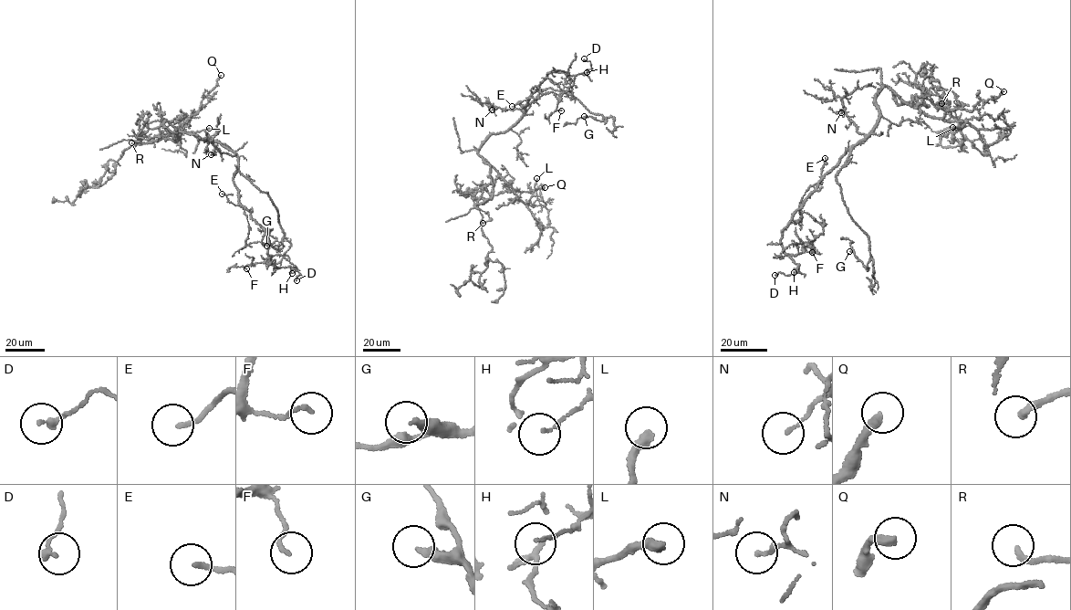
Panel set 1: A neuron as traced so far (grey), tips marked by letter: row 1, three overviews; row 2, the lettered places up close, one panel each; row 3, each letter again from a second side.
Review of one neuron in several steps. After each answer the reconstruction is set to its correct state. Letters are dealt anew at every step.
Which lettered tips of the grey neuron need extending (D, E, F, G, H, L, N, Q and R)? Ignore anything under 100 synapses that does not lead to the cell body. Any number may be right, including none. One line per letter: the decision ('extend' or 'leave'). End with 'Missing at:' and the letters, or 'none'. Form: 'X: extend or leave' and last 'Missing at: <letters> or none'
D: leave
E: leave
F: leave
G: leave
H: leave
L: leave
N: leave
Q: leave
R: leave
Missing at: none

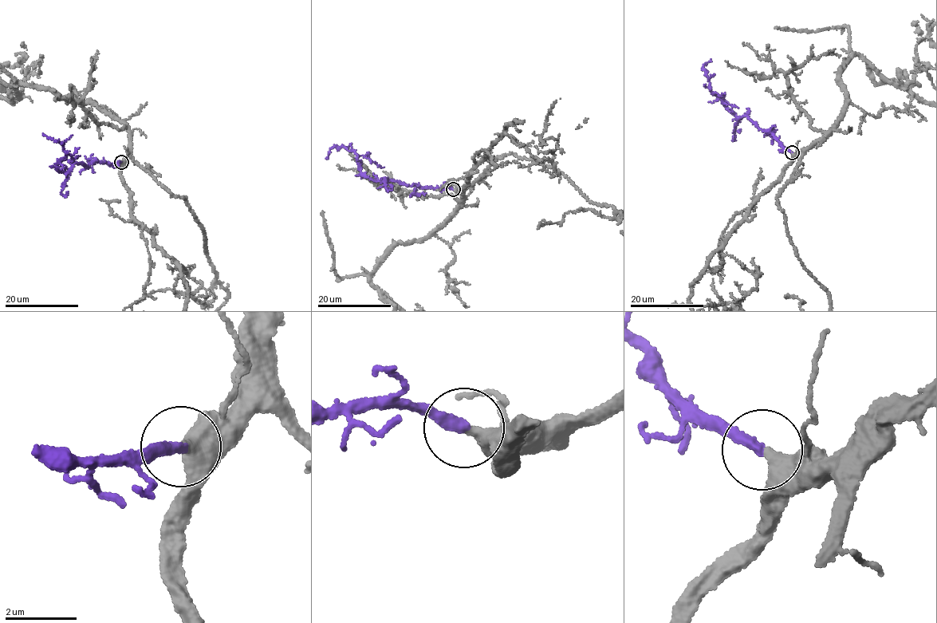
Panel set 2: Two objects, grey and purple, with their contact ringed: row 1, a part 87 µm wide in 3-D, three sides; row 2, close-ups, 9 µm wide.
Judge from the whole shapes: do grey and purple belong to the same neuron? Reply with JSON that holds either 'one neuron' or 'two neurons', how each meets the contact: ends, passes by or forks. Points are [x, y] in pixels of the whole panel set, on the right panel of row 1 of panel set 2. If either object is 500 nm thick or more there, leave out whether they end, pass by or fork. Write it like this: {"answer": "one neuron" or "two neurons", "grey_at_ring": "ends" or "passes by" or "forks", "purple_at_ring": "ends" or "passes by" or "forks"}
{"answer": "one neuron", "grey_at_ring": "ends", "purple_at_ring": "ends"}

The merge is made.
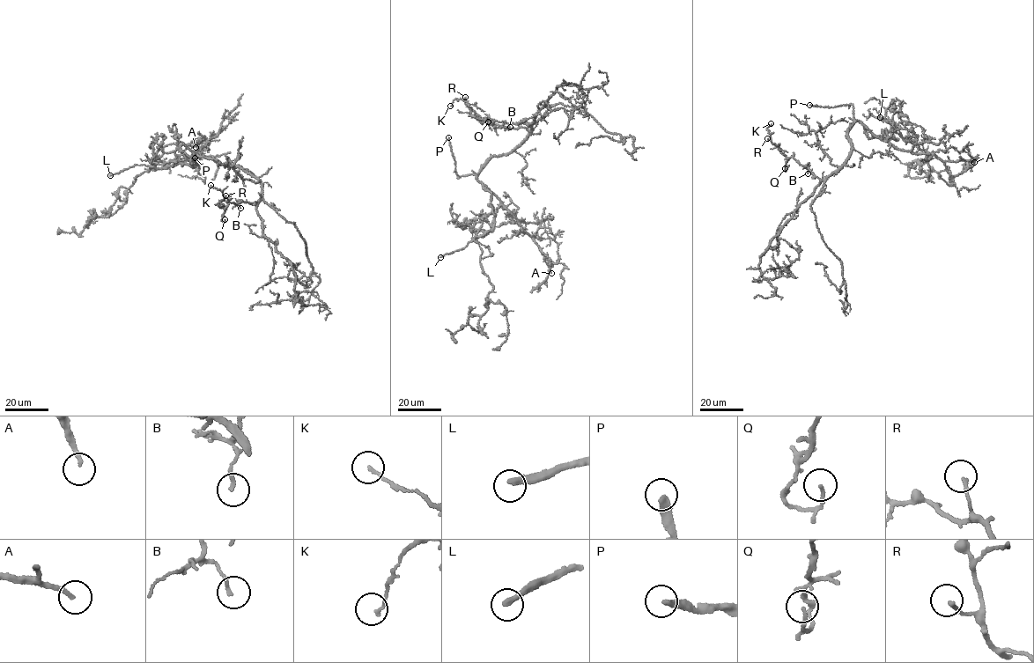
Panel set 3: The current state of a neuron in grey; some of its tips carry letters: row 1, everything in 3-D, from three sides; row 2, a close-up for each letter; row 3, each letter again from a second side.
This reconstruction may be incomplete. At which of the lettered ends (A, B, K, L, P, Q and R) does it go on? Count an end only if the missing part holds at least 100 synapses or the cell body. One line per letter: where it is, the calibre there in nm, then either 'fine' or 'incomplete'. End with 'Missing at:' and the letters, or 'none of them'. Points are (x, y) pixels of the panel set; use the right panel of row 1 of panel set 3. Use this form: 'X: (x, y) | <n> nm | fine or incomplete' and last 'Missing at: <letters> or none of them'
A: (974, 162) | 180 nm | incomplete
B: (808, 173) | 150 nm | fine
K: (771, 123) | 140 nm | fine
L: (880, 117) | 280 nm | incomplete
P: (809, 105) | 280 nm | incomplete
Q: (785, 168) | 140 nm | fine
R: (767, 138) | 150 nm | fine
Missing at: A, L, P

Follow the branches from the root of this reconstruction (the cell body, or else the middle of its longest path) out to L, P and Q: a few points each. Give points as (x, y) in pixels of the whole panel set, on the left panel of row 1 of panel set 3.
L: (211, 158), (194, 154), (192, 167), (179, 163), (158, 169), (136, 165), (110, 175)
P: (211, 158), (196, 156), (181, 145), (180, 150), (195, 158)
Q: (211, 158), (223, 164), (236, 165), (259, 180), (262, 187), (257, 202), (228, 202), (221, 221), (225, 219)

